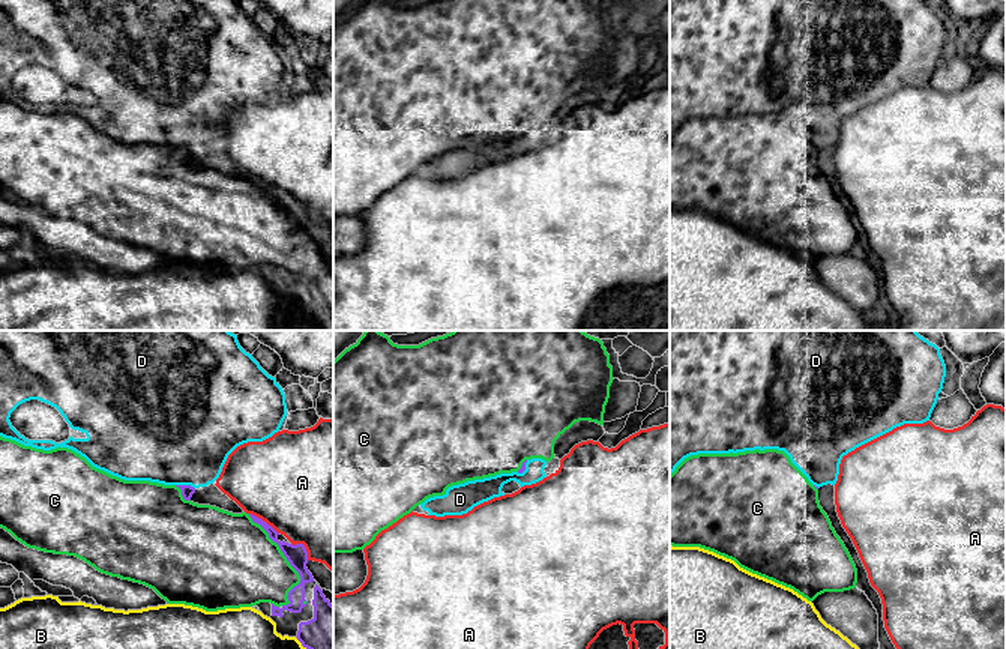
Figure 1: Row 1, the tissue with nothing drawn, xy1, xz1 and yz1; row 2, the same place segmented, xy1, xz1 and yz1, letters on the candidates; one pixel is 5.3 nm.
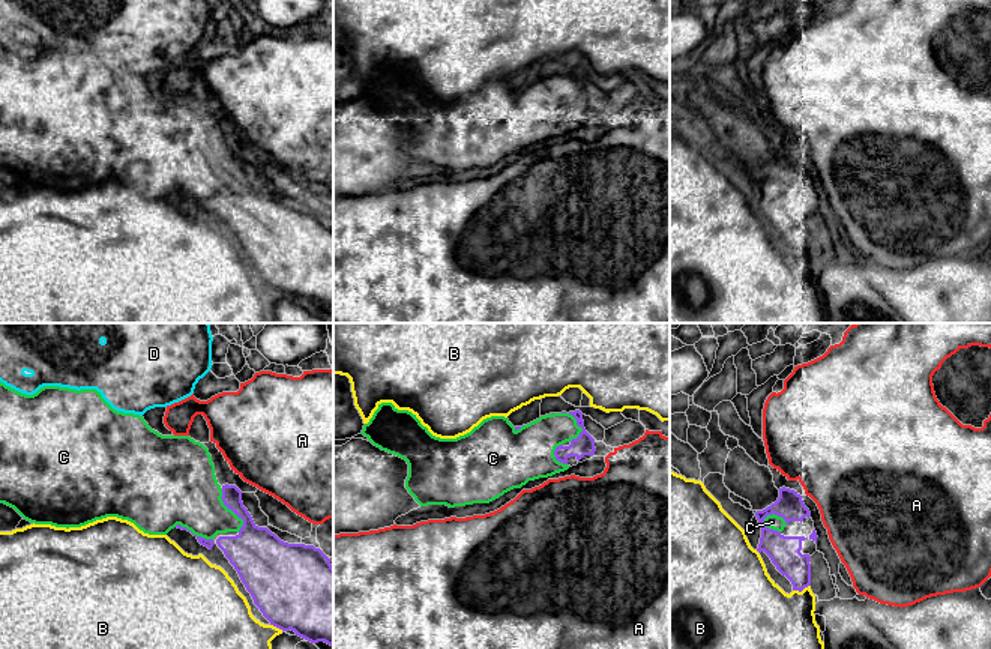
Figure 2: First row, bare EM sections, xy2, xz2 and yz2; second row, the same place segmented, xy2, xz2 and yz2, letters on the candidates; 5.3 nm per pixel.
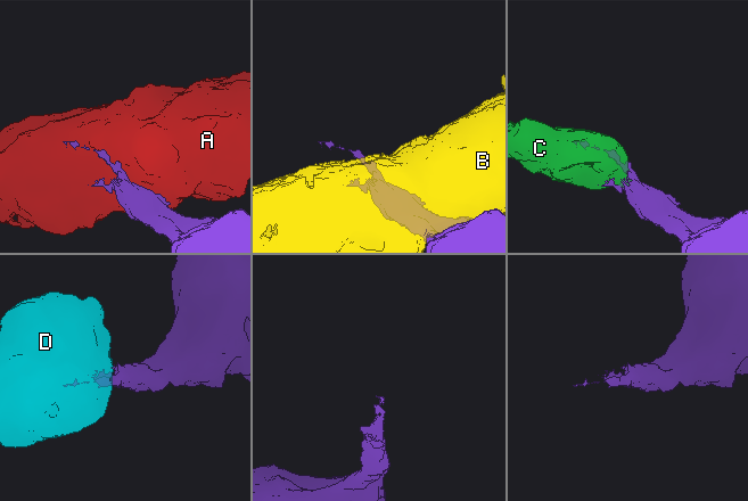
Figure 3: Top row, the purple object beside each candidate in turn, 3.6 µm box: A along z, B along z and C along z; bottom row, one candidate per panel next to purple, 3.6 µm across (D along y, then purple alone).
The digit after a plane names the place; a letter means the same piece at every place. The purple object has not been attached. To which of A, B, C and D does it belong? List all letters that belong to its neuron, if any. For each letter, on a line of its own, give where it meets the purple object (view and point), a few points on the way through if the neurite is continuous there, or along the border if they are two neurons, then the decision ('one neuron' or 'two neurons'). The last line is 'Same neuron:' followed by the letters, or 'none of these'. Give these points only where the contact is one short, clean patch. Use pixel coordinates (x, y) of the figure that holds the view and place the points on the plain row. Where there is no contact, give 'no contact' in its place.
A: xy1 (265, 185) | two neurons
B: yz2 (801, 254) | two neurons
C: xy1 (287, 223) | one neuron
D: xy1 (185, 149) | two neurons
Same neuron: C

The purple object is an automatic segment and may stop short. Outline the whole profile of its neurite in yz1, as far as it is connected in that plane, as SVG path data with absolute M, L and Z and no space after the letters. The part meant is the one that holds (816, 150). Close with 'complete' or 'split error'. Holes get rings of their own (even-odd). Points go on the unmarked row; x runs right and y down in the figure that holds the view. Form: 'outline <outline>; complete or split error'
outline M778 113L685 122L670 138L670 209L713 215L752 237L793 252L811 266L824 255L850 254L857 246L856 228L820 170L818 150Z; split error

